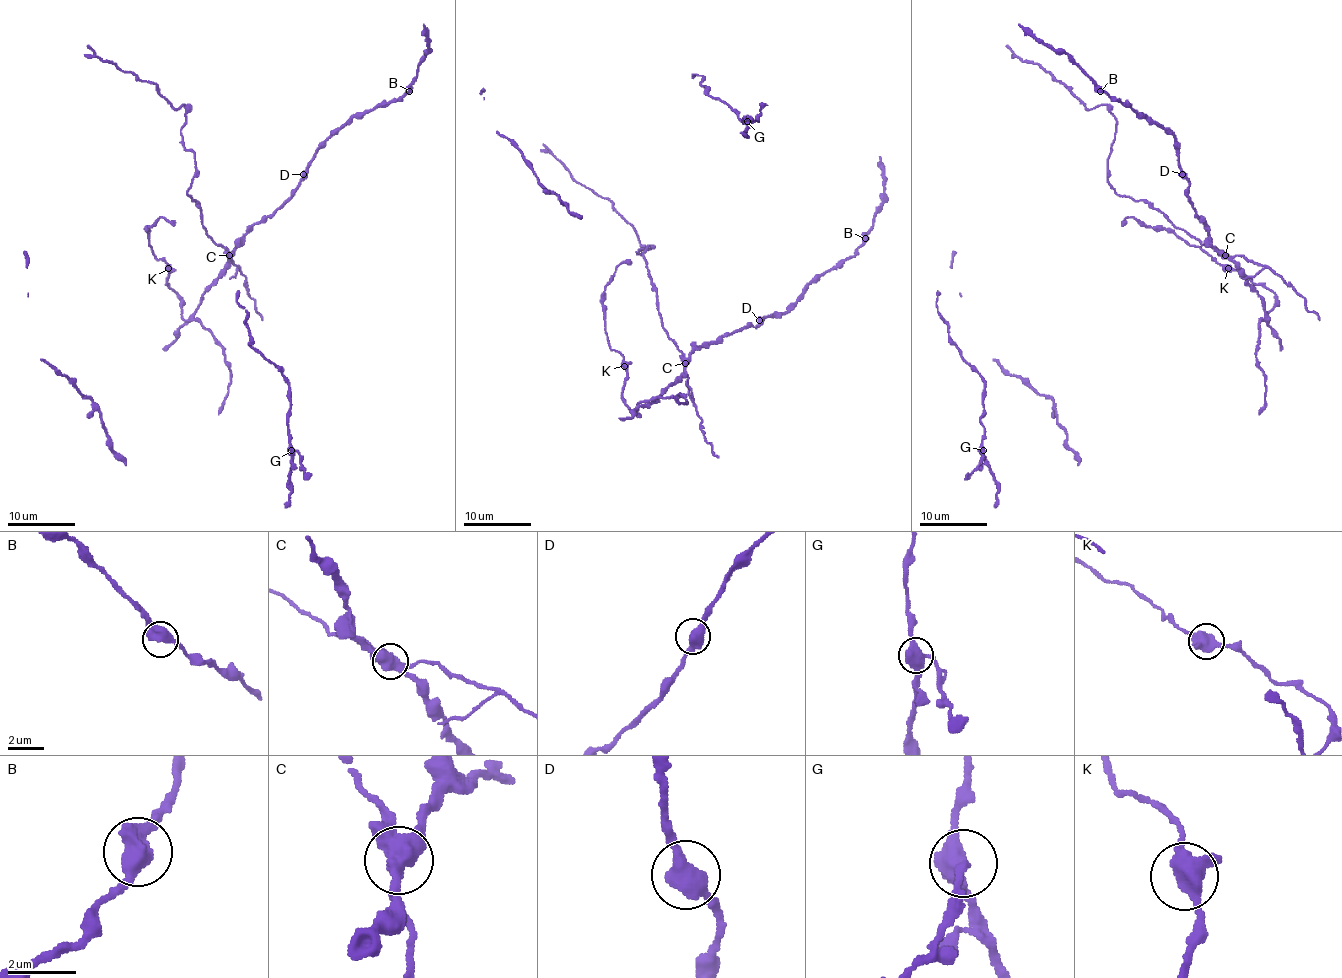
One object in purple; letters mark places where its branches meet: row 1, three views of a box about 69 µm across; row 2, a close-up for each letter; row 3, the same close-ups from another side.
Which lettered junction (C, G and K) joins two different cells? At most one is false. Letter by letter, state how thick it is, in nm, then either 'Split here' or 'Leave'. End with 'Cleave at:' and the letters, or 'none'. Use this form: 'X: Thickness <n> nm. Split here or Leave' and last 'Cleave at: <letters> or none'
C: Thickness 550 nm. Split here
G: Thickness 440 nm. Leave
K: Thickness 440 nm. Leave
Cleave at: C

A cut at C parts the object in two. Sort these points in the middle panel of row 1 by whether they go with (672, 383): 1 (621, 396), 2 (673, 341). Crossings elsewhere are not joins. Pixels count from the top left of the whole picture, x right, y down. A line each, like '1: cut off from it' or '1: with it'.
1: cut off from it
2: cut off from it

